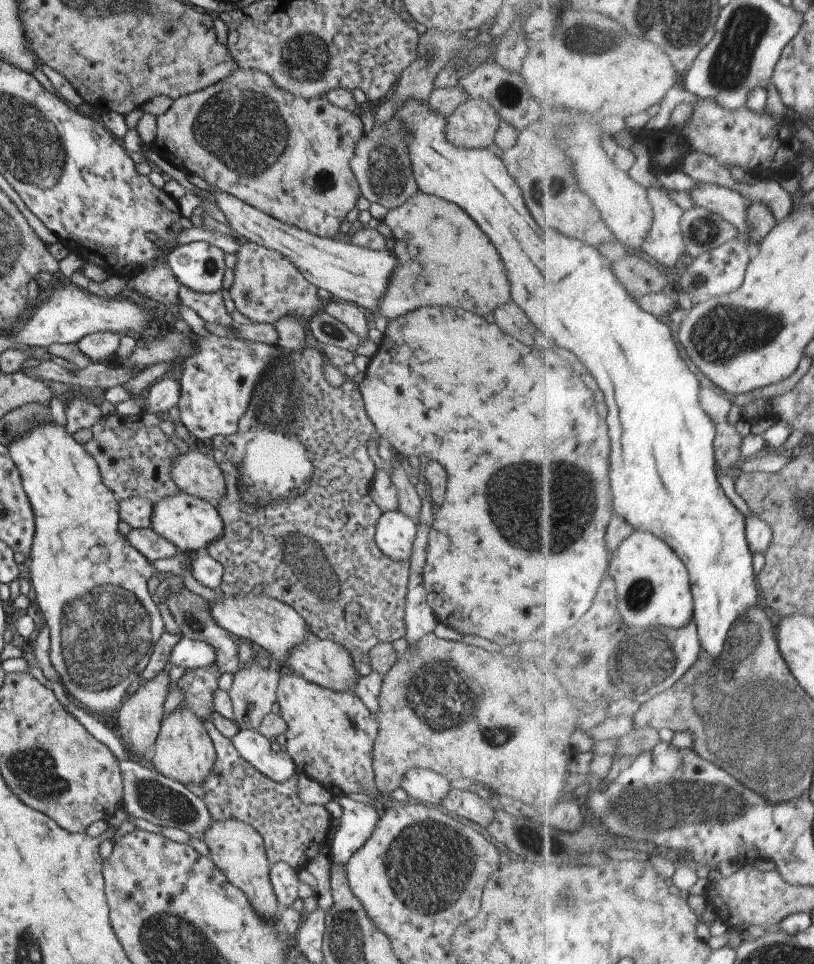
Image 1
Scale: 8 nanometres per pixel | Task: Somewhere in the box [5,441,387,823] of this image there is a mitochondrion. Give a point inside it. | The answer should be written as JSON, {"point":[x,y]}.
{"point":[105,630]}

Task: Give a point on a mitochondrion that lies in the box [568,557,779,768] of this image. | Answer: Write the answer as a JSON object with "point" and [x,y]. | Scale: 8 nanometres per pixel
{"point":[660,658]}

